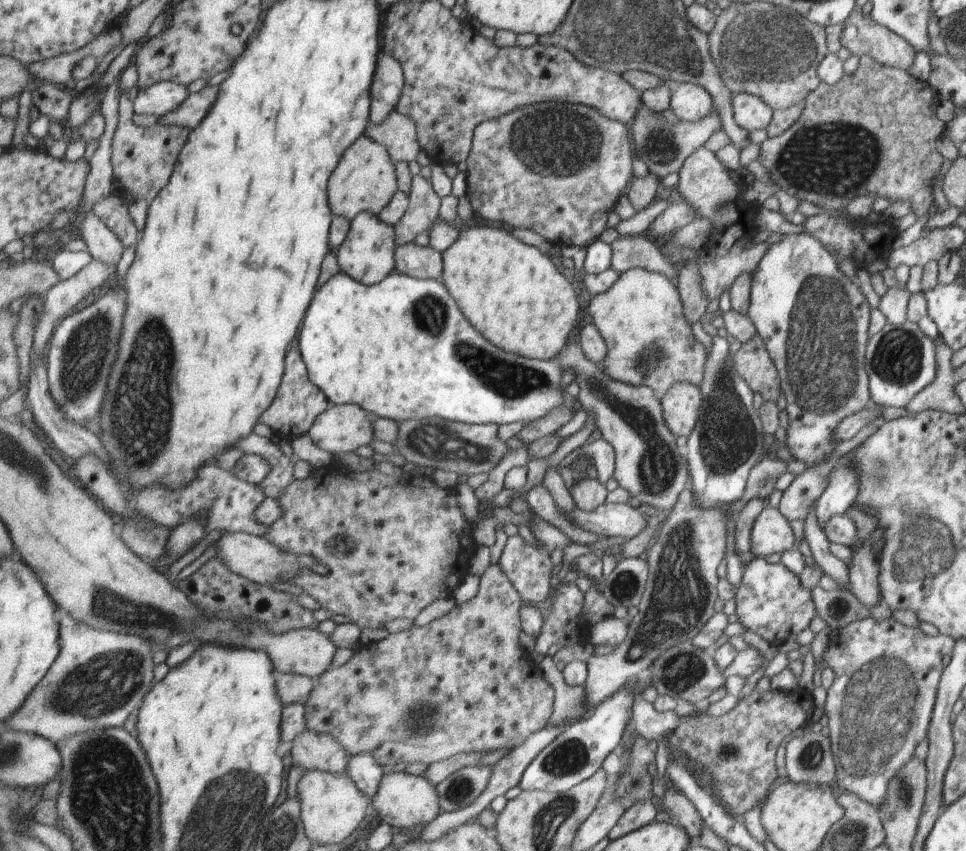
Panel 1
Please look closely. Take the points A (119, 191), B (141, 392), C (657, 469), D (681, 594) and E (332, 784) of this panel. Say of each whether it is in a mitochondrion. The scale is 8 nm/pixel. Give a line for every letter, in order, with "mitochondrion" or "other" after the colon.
A: other
B: mitochondrion
C: mitochondrion
D: mitochondrion
E: other

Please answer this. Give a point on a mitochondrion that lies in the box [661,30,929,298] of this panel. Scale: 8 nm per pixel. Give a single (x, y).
(829, 160)

